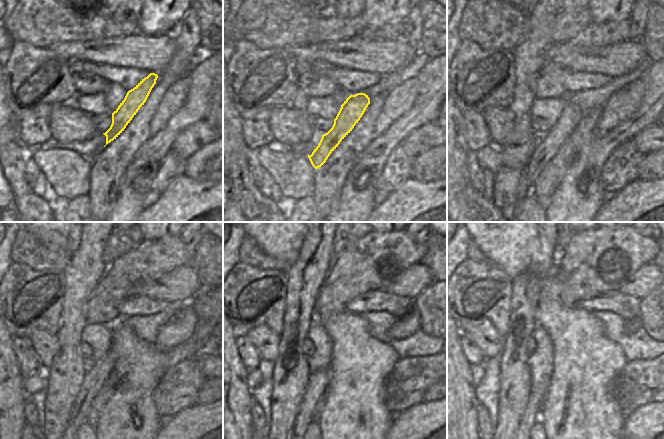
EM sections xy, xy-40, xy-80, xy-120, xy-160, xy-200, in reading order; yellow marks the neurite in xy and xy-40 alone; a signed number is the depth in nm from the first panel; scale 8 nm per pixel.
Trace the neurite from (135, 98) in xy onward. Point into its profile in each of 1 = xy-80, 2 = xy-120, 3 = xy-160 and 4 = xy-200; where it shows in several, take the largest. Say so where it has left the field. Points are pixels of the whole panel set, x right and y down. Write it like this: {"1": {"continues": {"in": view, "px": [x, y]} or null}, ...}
{"1": {"continues": {"in": "xy-80", "px": [550, 143]}}, "2": {"continues": {"in": "xy-120", "px": [97, 374]}}, "3": {"continues": {"in": "xy-160", "px": [317, 385]}}, "4": {"continues": {"in": "xy-200", "px": [531, 415]}}}

